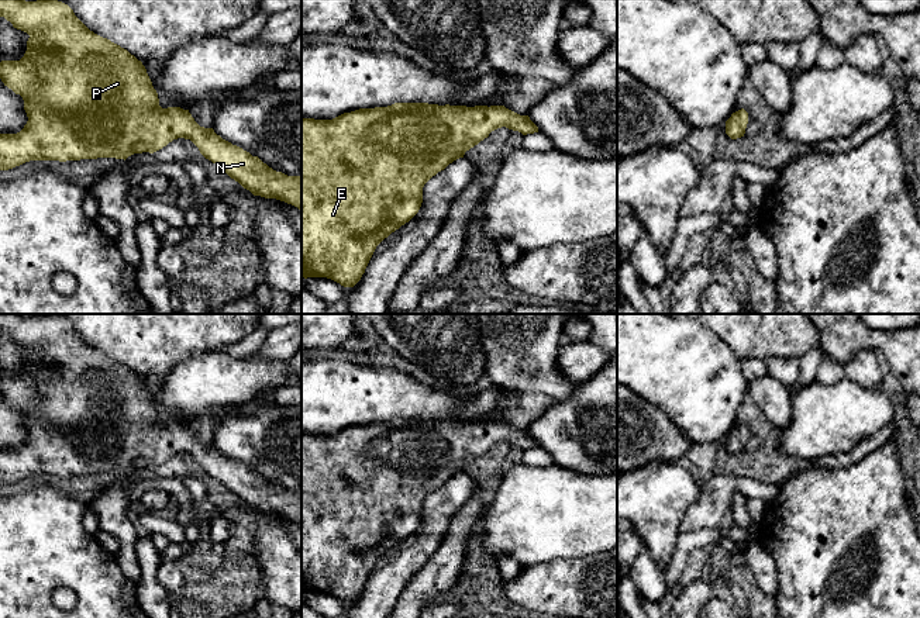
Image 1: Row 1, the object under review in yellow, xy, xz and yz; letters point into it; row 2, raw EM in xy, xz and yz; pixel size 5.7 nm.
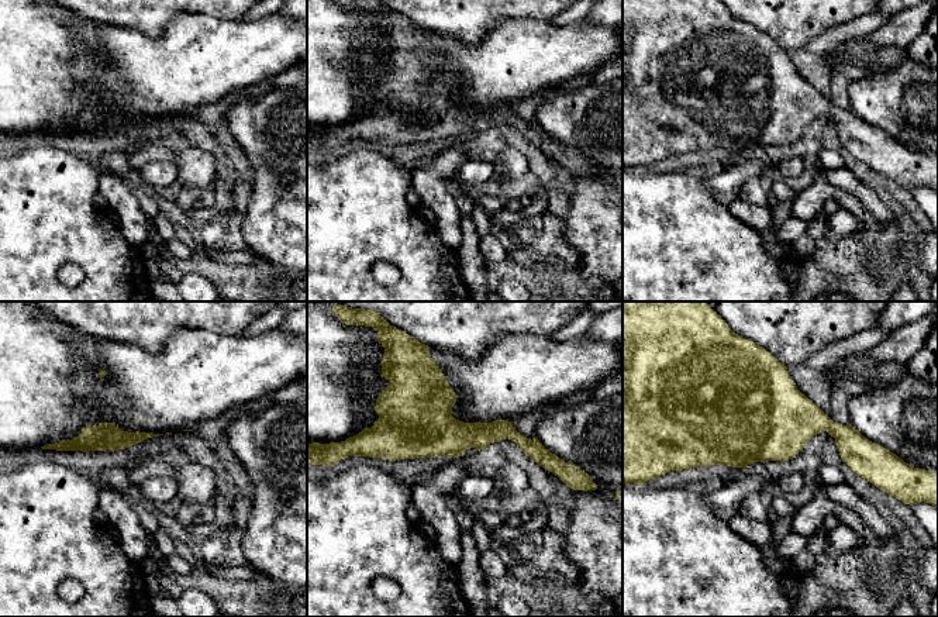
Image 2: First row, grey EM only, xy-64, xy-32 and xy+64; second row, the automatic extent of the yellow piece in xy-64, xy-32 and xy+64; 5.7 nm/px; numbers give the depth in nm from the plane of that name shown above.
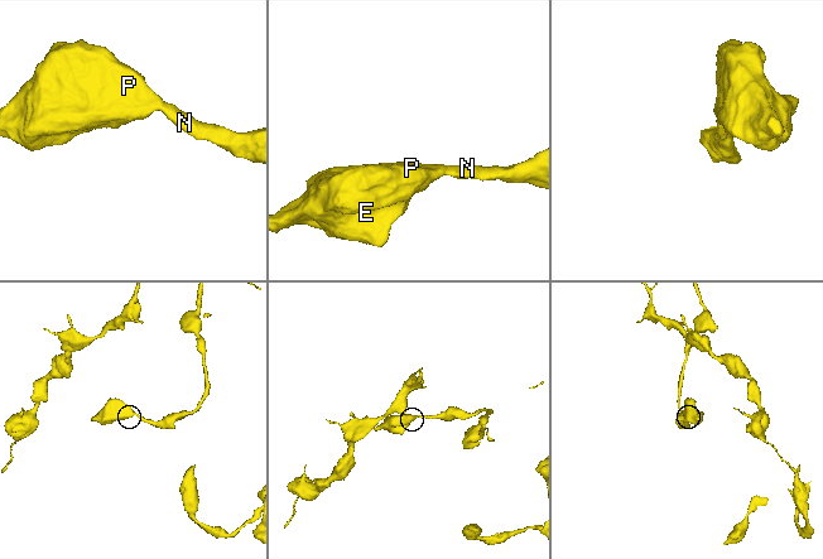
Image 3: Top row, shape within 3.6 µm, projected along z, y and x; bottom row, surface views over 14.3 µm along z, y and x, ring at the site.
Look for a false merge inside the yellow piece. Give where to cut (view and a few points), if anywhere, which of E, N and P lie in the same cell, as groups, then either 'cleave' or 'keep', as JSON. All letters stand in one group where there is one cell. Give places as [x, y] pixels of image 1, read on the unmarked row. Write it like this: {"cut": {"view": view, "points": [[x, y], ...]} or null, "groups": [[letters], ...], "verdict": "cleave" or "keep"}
{"cut": null, "groups": [["E", "N", "P"]], "verdict": "keep"}

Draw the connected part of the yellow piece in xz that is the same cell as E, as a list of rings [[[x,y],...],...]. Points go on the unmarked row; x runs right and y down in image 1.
[[[394,418],[359,424],[332,435],[302,432],[302,593],[327,593],[344,603],[354,603],[376,562],[418,528],[424,500],[502,442],[523,450],[538,448],[528,431],[504,421]]]

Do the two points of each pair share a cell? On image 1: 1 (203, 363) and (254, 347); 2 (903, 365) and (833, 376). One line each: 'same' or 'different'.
1: different
2: different

